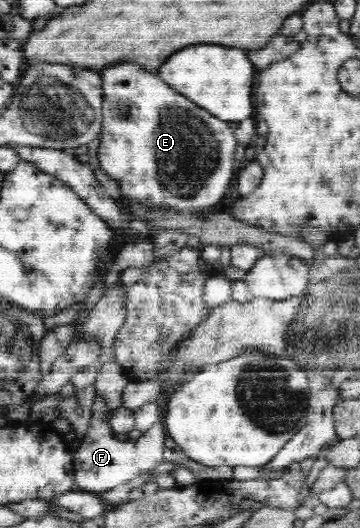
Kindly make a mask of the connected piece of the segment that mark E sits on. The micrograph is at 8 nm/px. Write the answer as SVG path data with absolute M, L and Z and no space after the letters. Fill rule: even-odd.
M120 61L112 62L111 65L104 67L102 73L102 81L104 81L104 125L102 125L102 145L98 149L97 157L100 159L99 164L101 168L112 177L116 179L116 183L120 185L120 193L128 196L130 200L140 202L146 208L158 208L160 212L182 212L190 213L190 211L198 211L204 207L212 207L216 205L228 191L230 183L232 183L232 171L234 171L234 151L236 151L236 137L234 136L234 129L228 126L228 122L214 117L209 111L202 107L198 107L188 97L184 97L175 89L172 89L165 81L161 80L160 75L156 75L154 70L142 69L134 61Z

